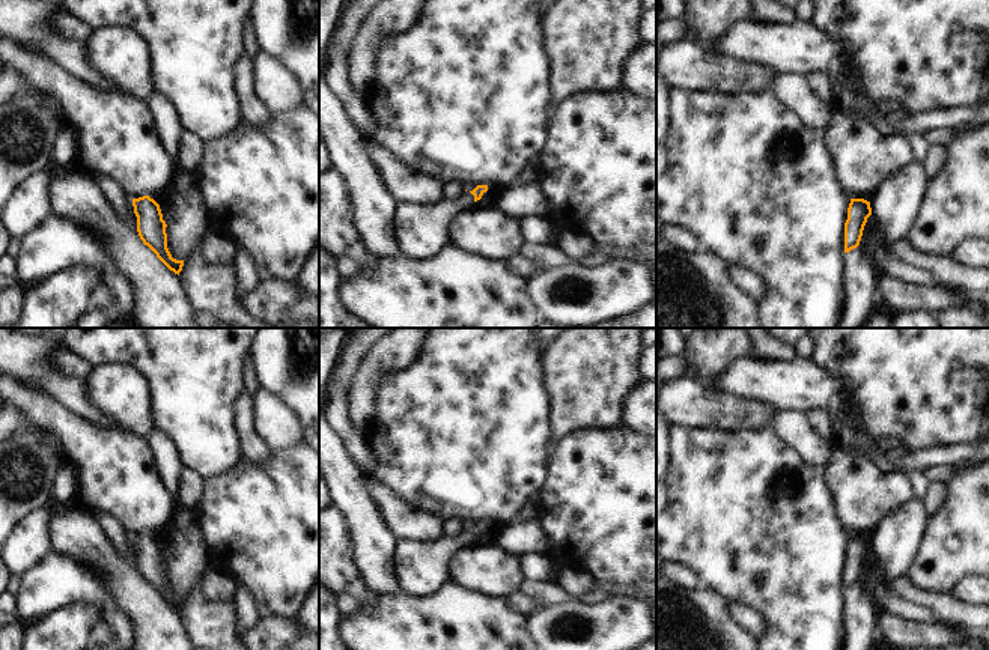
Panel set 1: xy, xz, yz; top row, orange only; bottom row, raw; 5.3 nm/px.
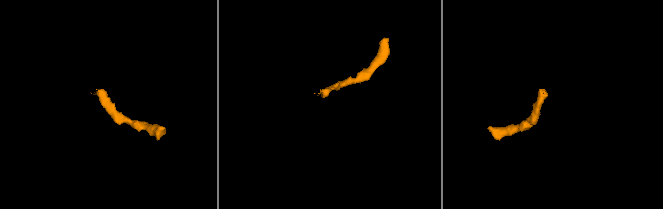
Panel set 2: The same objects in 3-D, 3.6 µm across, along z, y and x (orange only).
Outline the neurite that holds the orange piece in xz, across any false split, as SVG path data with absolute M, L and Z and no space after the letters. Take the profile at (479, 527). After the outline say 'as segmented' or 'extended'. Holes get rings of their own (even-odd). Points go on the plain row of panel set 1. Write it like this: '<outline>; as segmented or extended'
M477 522L456 537L441 537L432 543L397 540L394 546L394 579L400 594L429 597L447 582L447 564L456 551L477 545L476 539L488 528Z; extended

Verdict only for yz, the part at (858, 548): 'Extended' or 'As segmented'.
As segmented.

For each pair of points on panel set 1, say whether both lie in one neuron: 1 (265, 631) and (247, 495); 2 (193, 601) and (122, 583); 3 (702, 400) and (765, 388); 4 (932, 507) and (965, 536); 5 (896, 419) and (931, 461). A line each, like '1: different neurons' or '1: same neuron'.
1: different neurons
2: different neurons
3: different neurons
4: different neurons
5: different neurons

